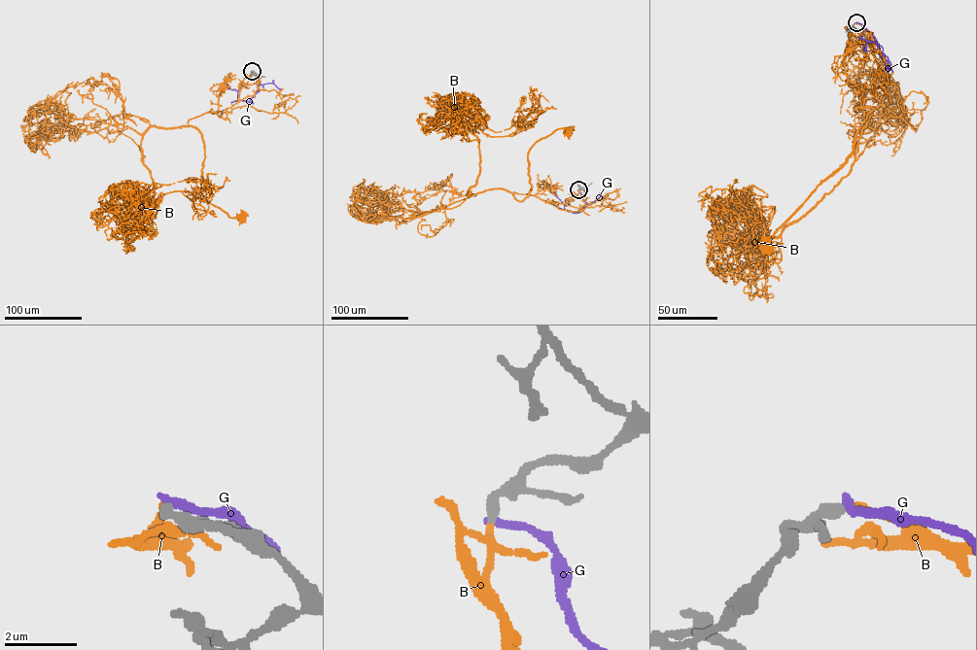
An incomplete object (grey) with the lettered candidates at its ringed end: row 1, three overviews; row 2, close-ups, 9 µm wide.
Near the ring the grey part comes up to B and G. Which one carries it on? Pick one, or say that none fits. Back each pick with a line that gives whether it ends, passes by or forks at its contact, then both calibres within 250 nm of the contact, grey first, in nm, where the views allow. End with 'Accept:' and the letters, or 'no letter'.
B: it passes by; calibres 320 and 130 nm
Accept: B

